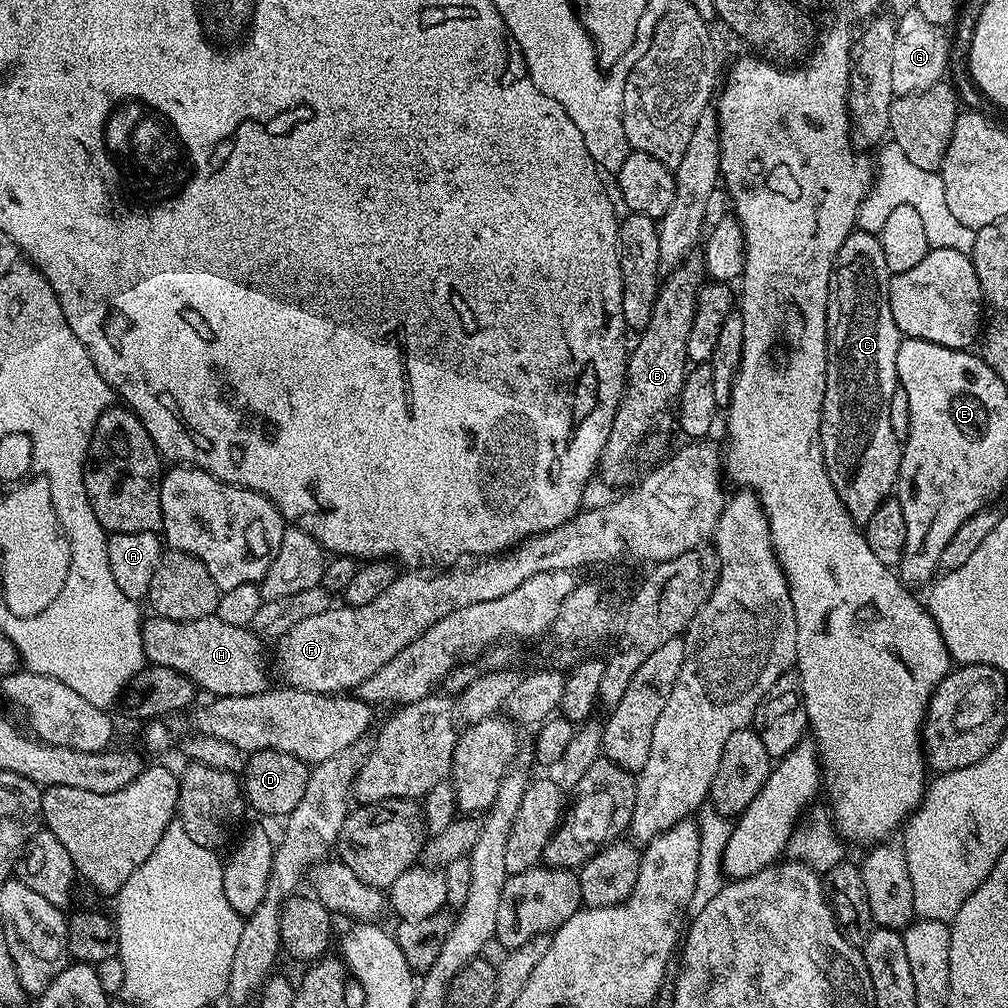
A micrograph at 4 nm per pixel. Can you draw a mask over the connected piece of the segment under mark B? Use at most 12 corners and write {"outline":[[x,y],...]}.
{"outline":[[704,261],[663,277],[628,353],[598,476],[624,484],[690,367]]}

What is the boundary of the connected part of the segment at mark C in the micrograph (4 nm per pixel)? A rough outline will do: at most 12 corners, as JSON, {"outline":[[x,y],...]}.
{"outline":[[879,235],[828,287],[820,445],[857,526],[893,495],[902,333]]}

